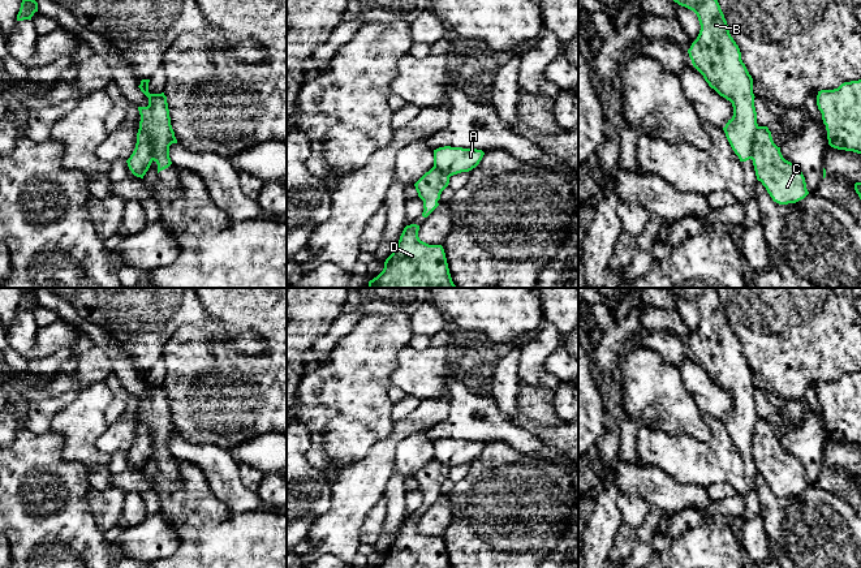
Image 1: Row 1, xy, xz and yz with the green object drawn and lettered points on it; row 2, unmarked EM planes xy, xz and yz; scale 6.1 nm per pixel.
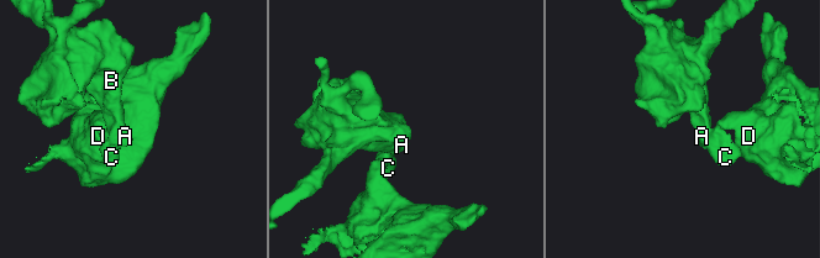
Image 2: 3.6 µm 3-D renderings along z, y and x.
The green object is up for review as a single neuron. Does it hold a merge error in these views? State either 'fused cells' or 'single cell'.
fused cells

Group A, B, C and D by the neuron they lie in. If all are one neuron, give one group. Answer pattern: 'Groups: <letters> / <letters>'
Groups: A B / C D

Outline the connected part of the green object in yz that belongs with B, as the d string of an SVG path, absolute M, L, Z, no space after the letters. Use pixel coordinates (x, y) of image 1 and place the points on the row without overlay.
M670 288L693 302L701 322L688 341L693 358L720 388L732 395L733 408L723 419L740 453L752 451L758 421L753 370L741 352L741 344L729 326L716 288Z

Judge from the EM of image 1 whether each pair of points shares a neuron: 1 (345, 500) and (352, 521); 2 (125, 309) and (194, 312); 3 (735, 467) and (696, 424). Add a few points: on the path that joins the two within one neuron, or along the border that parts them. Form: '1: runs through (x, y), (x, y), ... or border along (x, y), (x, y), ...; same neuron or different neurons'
1: runs through (348, 506), (348, 516); same neuron
2: runs through (142, 309), (177, 309); same neuron
3: border along (679, 431), (702, 440), (707, 440), (711, 437); different neurons

